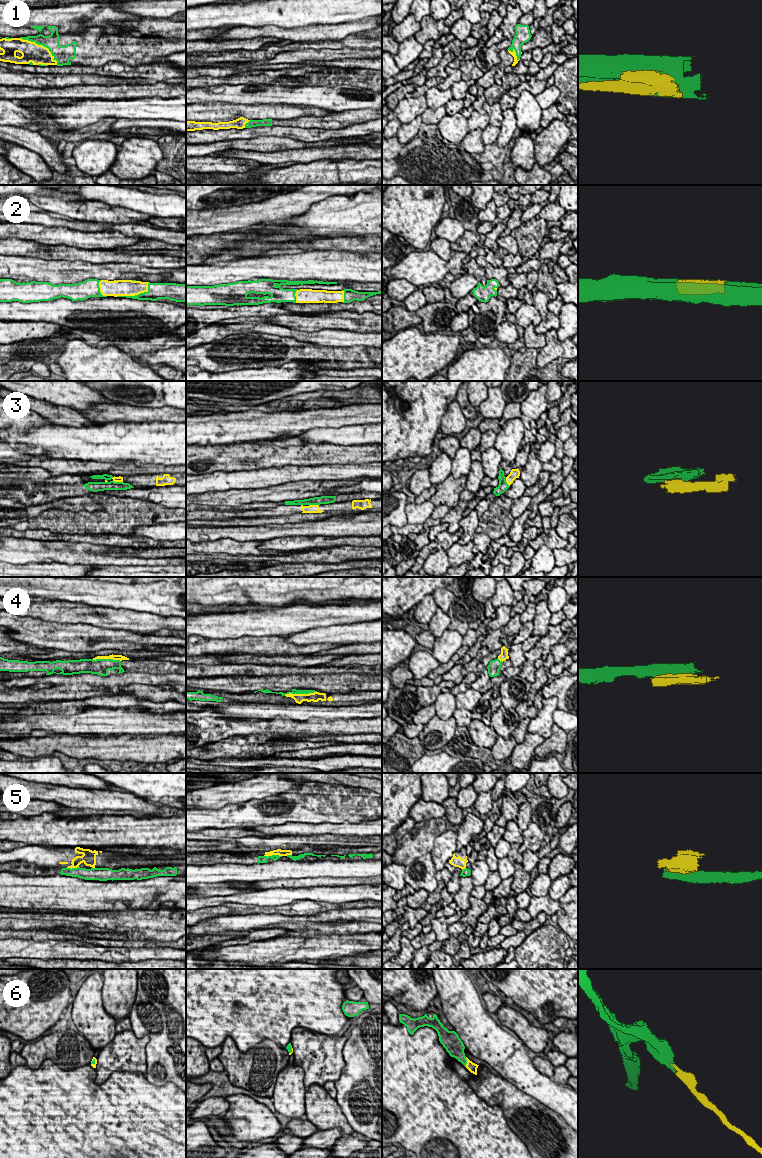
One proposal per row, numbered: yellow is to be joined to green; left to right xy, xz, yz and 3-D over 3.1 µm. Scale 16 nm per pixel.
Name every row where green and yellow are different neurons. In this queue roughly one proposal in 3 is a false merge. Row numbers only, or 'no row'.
3, 4, 5

